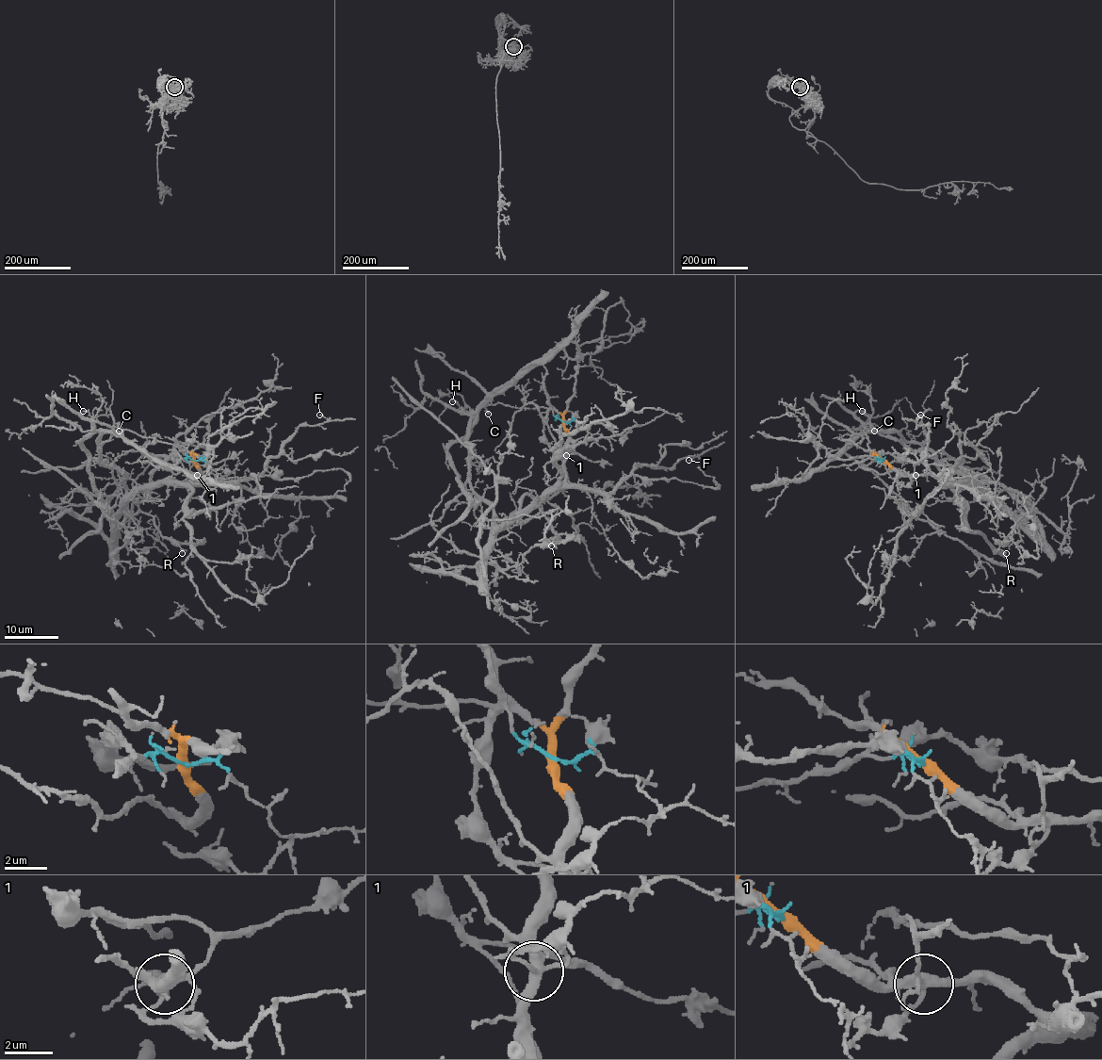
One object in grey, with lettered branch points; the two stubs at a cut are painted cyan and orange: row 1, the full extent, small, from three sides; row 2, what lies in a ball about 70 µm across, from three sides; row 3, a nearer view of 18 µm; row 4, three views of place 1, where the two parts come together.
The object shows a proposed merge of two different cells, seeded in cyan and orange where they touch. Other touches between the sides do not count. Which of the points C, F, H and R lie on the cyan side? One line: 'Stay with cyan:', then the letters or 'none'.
Stay with cyan: C, H

